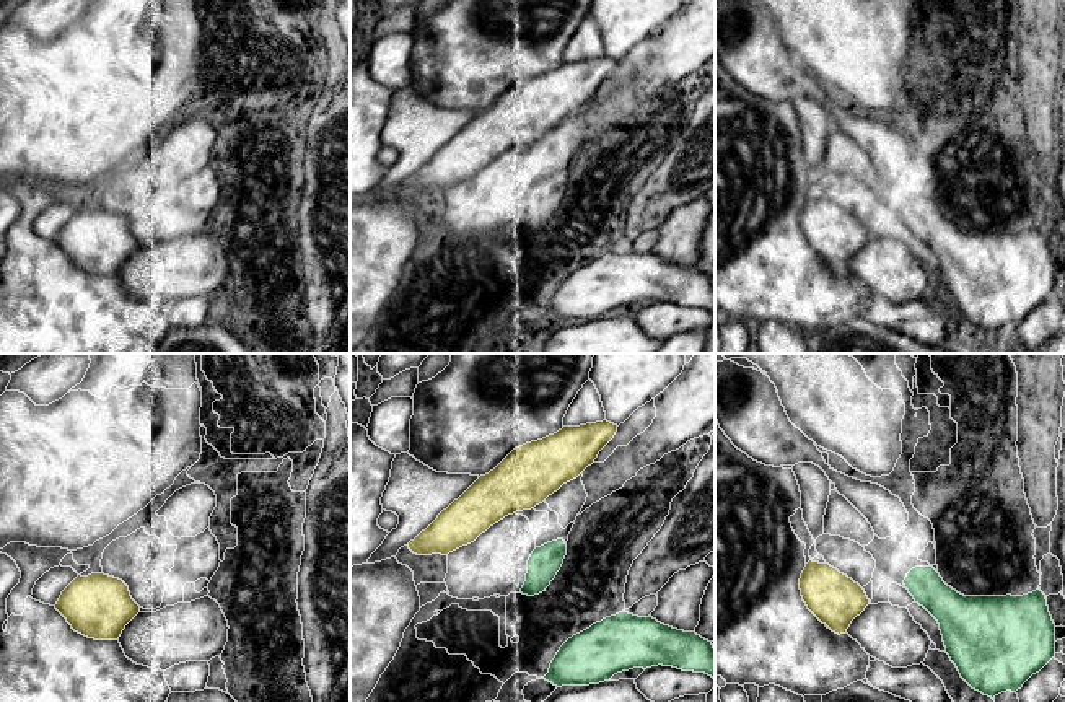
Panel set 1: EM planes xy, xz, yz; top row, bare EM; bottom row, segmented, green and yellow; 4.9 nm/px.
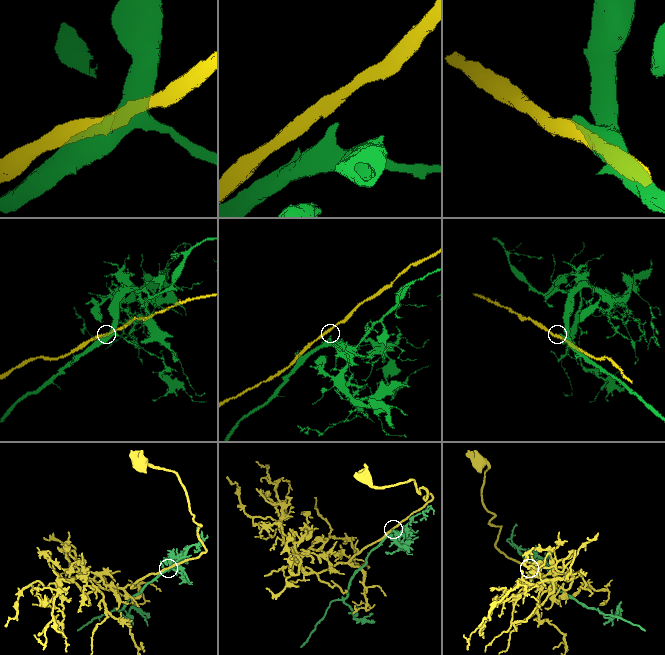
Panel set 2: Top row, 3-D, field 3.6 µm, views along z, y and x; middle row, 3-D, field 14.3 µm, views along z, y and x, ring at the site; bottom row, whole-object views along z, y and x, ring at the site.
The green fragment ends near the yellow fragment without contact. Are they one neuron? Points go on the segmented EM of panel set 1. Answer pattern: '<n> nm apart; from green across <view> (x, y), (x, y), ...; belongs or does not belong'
190 nm apart; from green across xz (547, 543), (530, 508); does not belong

